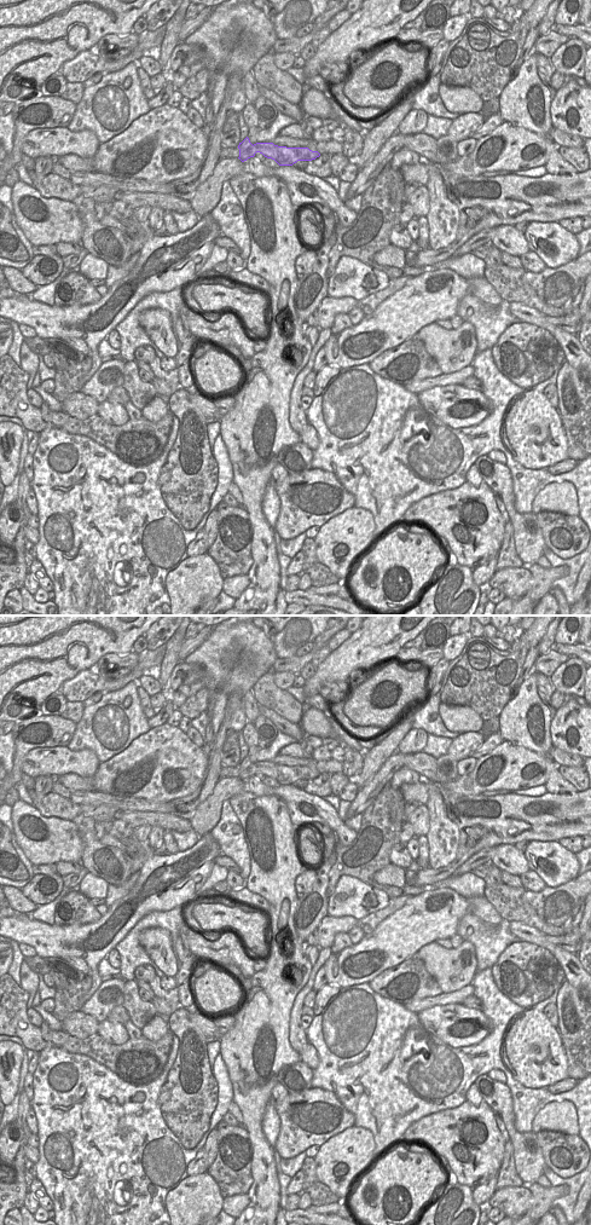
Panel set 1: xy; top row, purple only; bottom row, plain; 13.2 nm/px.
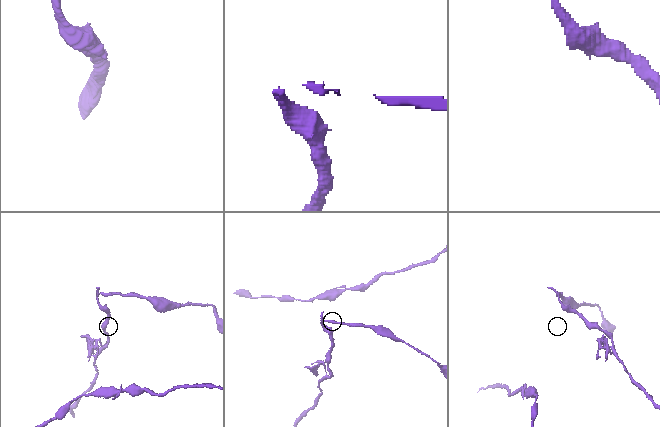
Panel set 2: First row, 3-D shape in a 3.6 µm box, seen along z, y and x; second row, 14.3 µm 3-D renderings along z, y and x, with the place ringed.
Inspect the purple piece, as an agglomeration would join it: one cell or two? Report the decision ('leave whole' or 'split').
split

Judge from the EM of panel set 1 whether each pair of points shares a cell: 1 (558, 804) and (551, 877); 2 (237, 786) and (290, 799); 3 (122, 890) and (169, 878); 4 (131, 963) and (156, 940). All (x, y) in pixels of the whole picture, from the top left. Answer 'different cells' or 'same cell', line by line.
1: different cells
2: different cells
3: different cells
4: different cells

